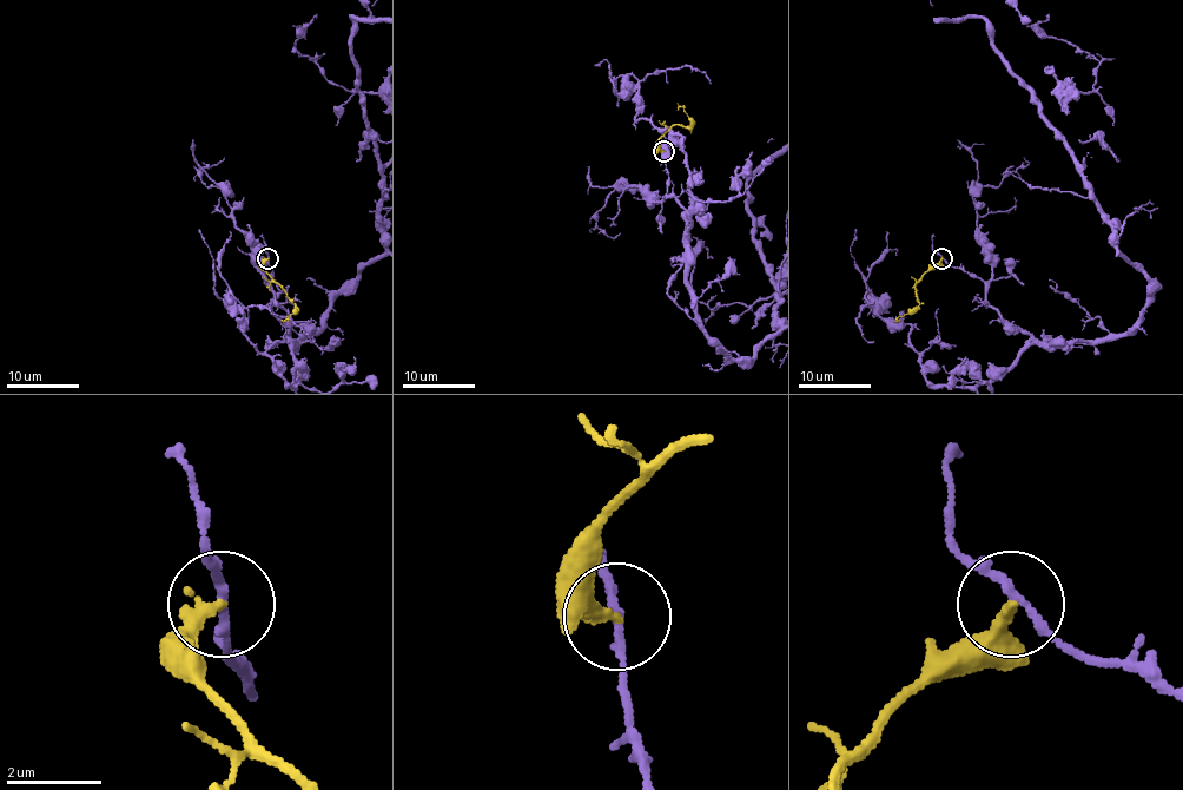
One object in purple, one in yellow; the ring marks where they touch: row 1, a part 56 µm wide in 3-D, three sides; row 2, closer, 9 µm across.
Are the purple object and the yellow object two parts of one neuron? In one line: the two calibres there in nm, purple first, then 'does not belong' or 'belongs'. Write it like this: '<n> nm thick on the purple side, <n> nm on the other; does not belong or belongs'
180 nm thick on the purple side, 320 nm on the other; does not belong

